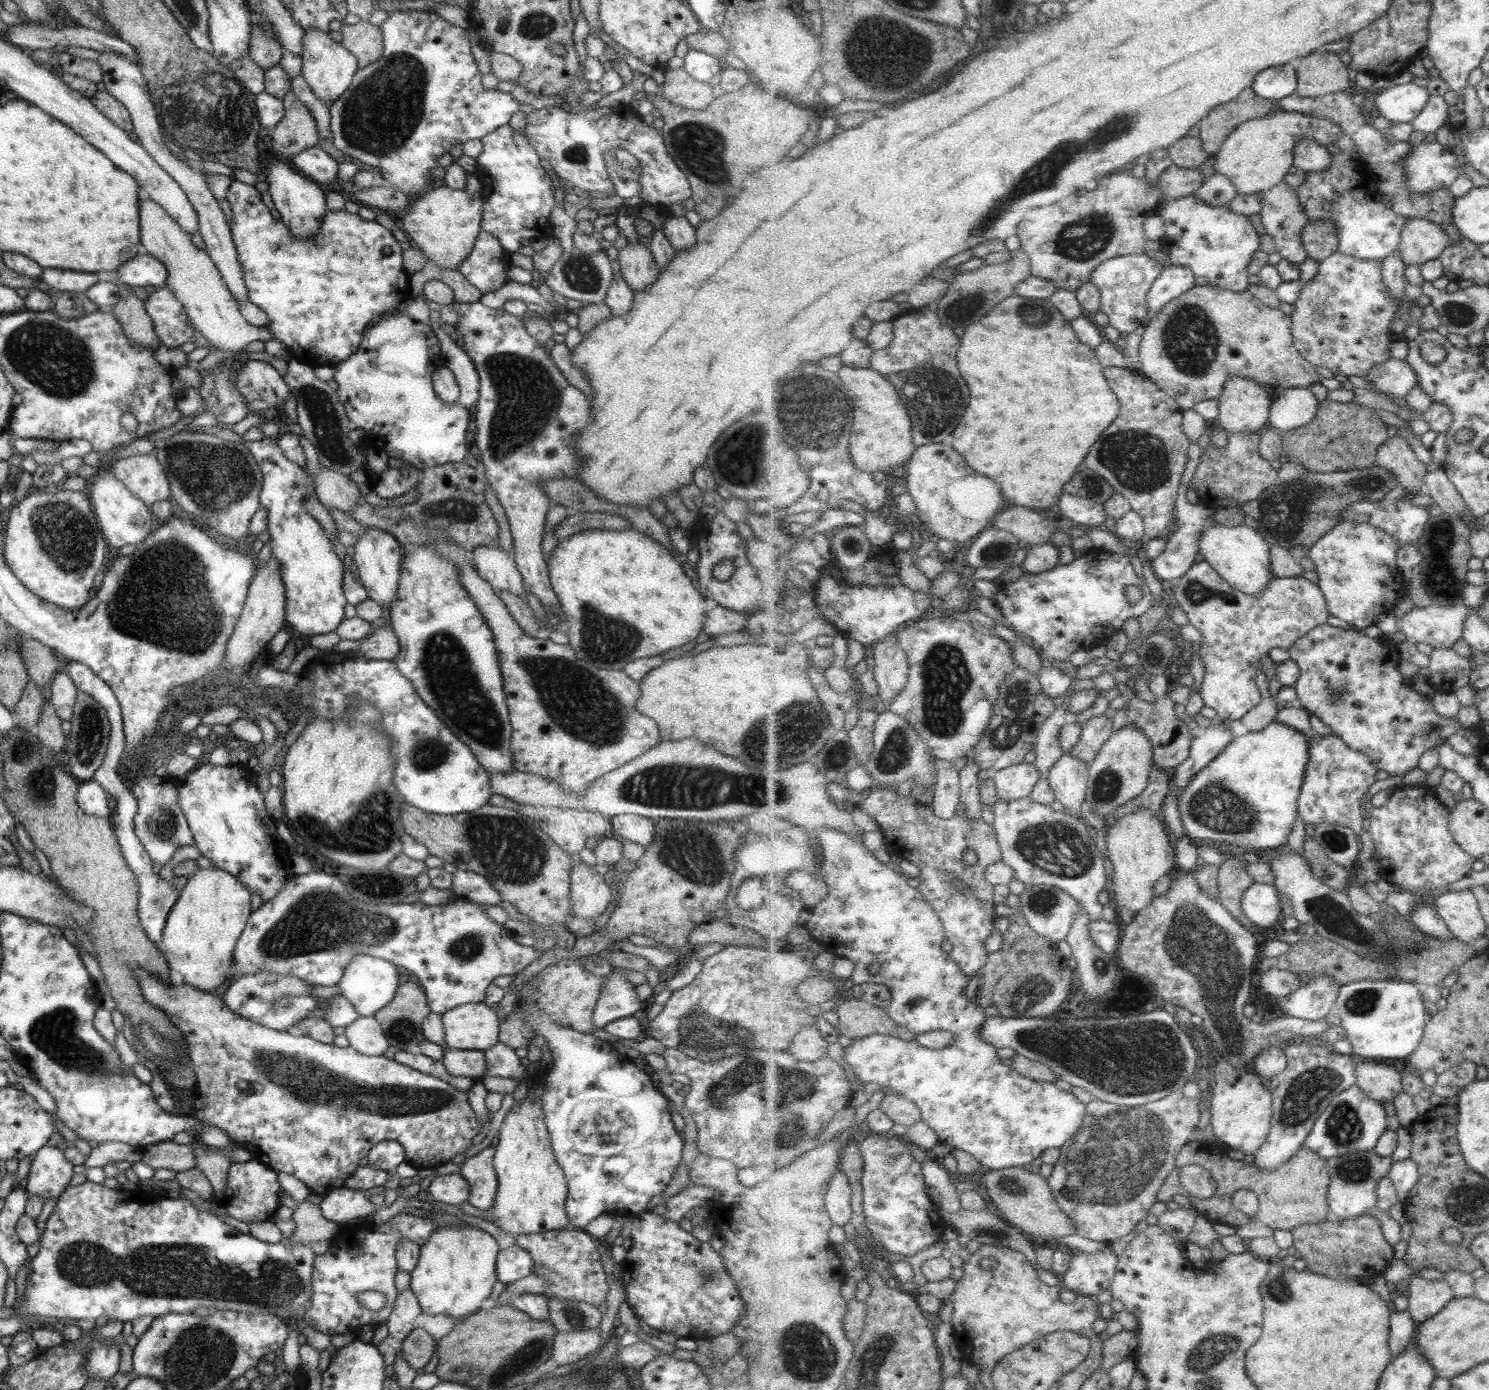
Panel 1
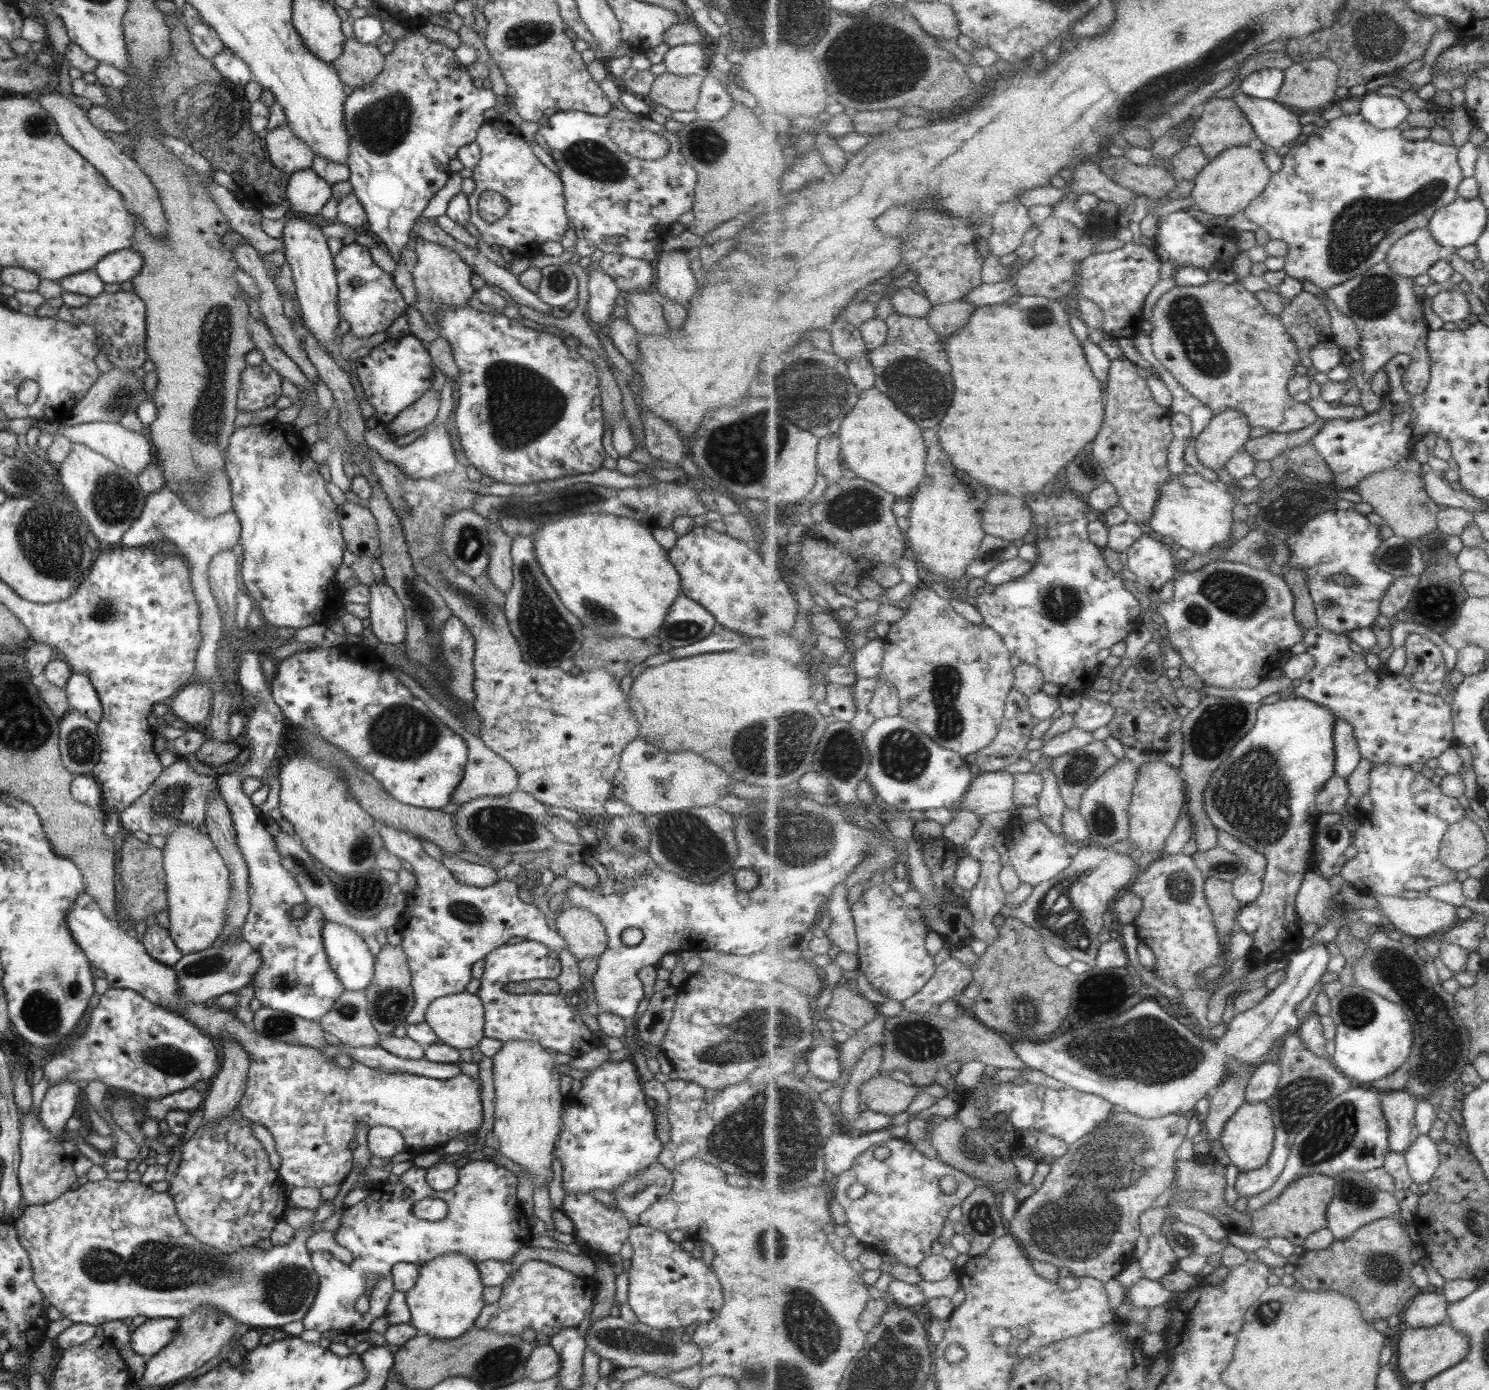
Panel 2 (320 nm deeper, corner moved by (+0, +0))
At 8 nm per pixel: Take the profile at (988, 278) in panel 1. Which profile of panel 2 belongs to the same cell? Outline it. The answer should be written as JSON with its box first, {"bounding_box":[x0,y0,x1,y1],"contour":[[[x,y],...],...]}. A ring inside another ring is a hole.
{"bounding_box":[927,298,977,339],"contour":[[[960,298],[959,300],[933,307],[927,318],[929,325],[943,338],[948,339],[951,334],[955,334],[965,324],[969,324],[971,316],[977,312],[977,309],[977,304]]]}

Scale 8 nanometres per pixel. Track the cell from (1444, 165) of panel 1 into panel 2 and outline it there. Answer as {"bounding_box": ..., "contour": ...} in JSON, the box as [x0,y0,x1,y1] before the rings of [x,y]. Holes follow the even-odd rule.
{"bounding_box":[1243,112,1464,291],"contour":[[[1360,112],[1356,114],[1346,114],[1330,120],[1329,123],[1320,123],[1313,132],[1307,136],[1307,142],[1301,145],[1295,145],[1290,149],[1289,154],[1283,158],[1283,166],[1280,171],[1273,173],[1272,182],[1267,189],[1256,199],[1243,213],[1244,216],[1252,223],[1257,224],[1260,228],[1269,232],[1272,239],[1278,239],[1287,243],[1289,254],[1284,257],[1285,270],[1288,276],[1297,280],[1308,280],[1320,286],[1324,291],[1331,289],[1333,286],[1347,282],[1352,278],[1359,277],[1368,272],[1372,266],[1385,261],[1393,246],[1407,234],[1413,233],[1418,229],[1428,226],[1441,208],[1452,205],[1459,197],[1458,191],[1461,182],[1464,181],[1463,170],[1457,162],[1458,147],[1449,144],[1440,144],[1430,139],[1417,141],[1407,140],[1401,136],[1399,128],[1381,130],[1373,126]]]}

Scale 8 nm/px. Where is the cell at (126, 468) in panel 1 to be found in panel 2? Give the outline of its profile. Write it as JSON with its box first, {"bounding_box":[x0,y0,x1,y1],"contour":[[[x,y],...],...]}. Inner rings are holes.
{"bounding_box":[61,422,154,476],"contour":[[[86,422],[64,427],[61,436],[74,443],[81,443],[82,446],[108,458],[113,464],[126,468],[135,476],[141,472],[147,463],[154,462],[154,451],[152,444],[146,434],[137,431],[127,430],[118,422]]]}

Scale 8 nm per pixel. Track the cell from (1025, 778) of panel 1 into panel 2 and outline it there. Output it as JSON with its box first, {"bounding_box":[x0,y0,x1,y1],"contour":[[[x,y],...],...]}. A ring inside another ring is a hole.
{"bounding_box":[956,771,1017,817],"contour":[[[1004,771],[980,772],[956,810],[974,810],[979,817],[1017,808],[1015,777]]]}

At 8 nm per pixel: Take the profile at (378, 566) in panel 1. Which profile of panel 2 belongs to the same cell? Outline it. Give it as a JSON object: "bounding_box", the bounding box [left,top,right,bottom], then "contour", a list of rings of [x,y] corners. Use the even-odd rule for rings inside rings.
{"bounding_box":[367,582,406,645],"contour":[[[384,582],[367,586],[370,596],[368,615],[370,629],[380,643],[397,645],[406,635],[403,605]]]}

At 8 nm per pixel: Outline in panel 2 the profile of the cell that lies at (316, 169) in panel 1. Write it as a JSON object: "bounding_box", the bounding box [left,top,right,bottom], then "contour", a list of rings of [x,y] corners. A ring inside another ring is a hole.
{"bounding_box":[286,168,331,219],"contour":[[[311,168],[287,176],[286,200],[289,210],[299,219],[315,217],[331,196],[331,187]]]}

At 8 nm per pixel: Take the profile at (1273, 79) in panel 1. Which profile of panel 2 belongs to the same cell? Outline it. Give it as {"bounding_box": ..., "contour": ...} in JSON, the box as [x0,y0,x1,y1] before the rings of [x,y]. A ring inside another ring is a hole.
{"bounding_box":[1239,68,1284,100],"contour":[[[1264,68],[1247,75],[1242,80],[1239,91],[1257,98],[1273,100],[1280,93],[1284,82],[1284,70]]]}

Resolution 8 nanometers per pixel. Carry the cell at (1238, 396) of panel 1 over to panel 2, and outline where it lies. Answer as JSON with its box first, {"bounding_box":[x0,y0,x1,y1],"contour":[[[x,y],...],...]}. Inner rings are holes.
{"bounding_box":[1195,408,1251,471],"contour":[[[1228,408],[1221,414],[1215,414],[1207,428],[1195,438],[1196,455],[1199,462],[1213,471],[1225,469],[1231,458],[1244,450],[1249,434],[1251,434],[1251,427],[1247,415],[1240,410]]]}

